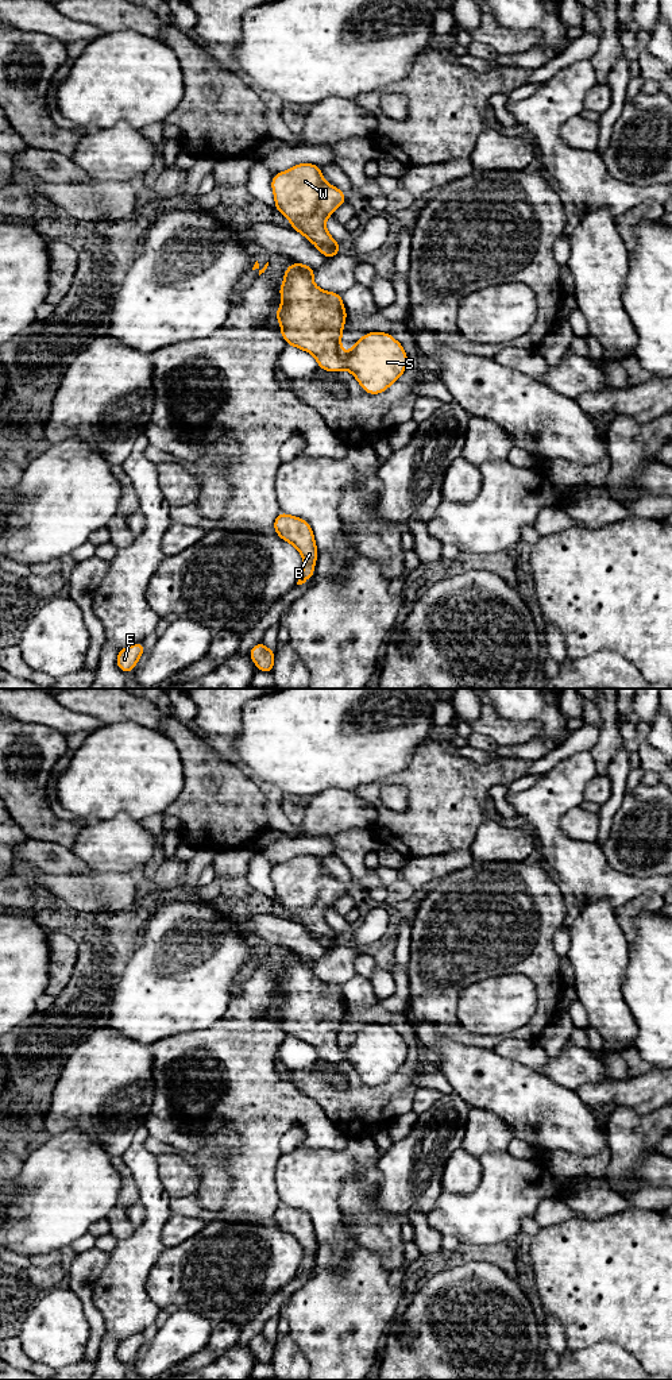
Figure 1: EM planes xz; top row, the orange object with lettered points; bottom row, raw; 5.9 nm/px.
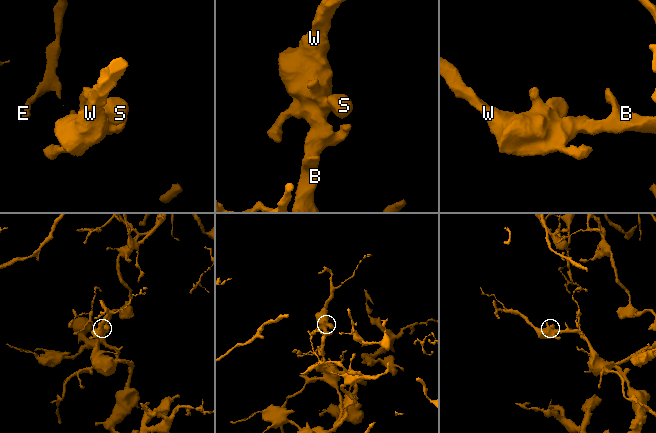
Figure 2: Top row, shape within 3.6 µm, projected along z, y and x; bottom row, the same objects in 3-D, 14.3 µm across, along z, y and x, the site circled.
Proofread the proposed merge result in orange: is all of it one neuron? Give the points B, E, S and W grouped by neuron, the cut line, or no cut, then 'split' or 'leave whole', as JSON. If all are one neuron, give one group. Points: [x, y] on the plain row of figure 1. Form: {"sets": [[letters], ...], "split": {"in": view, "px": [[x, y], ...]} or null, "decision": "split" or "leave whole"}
{"sets": [["B", "E", "S", "W"]], "split": null, "decision": "leave whole"}

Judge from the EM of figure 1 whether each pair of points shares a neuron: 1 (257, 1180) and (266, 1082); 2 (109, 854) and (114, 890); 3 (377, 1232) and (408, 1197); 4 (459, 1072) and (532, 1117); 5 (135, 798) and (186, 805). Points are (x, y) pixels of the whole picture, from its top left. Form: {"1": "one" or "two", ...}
{"1": "one", "2": "two", "3": "two", "4": "one", "5": "two"}

